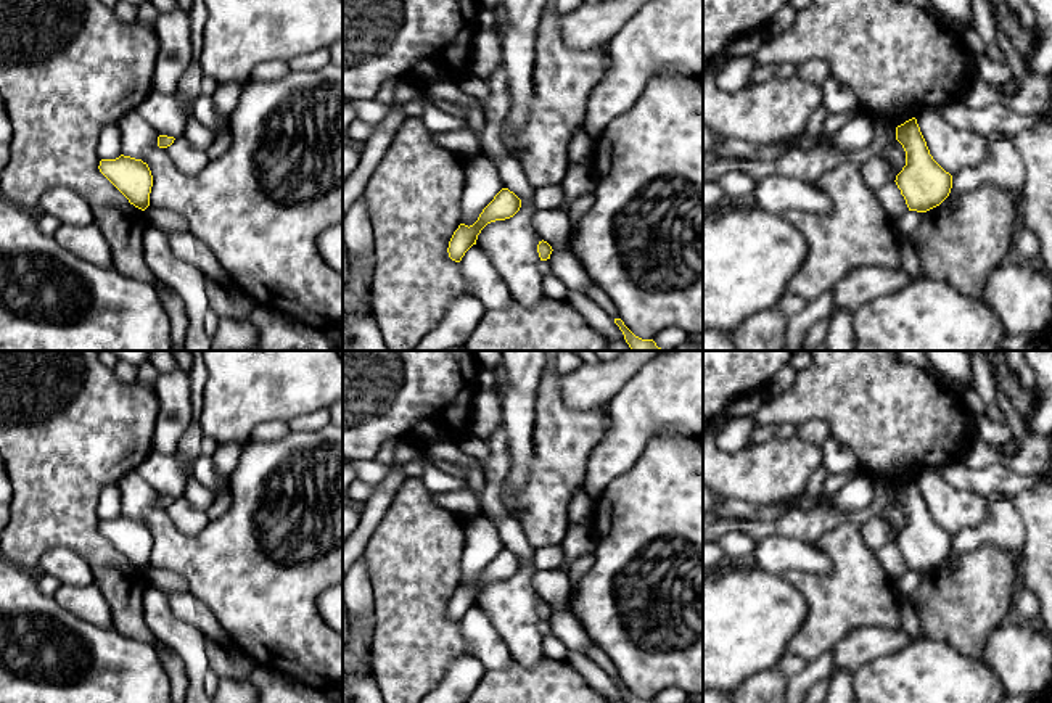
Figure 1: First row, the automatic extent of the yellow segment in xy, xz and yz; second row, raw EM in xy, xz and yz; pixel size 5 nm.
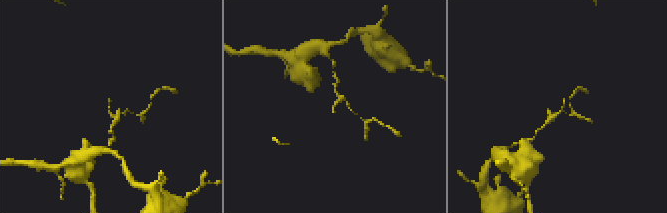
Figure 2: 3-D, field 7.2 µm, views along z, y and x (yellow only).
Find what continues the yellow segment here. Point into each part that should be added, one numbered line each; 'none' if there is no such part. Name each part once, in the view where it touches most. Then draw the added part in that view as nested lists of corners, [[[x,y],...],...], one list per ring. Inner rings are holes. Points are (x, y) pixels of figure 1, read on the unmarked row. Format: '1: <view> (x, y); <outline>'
none

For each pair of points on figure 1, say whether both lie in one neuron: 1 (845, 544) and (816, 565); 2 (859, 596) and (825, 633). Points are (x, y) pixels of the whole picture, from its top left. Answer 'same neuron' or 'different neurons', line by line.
1: different neurons
2: same neuron

